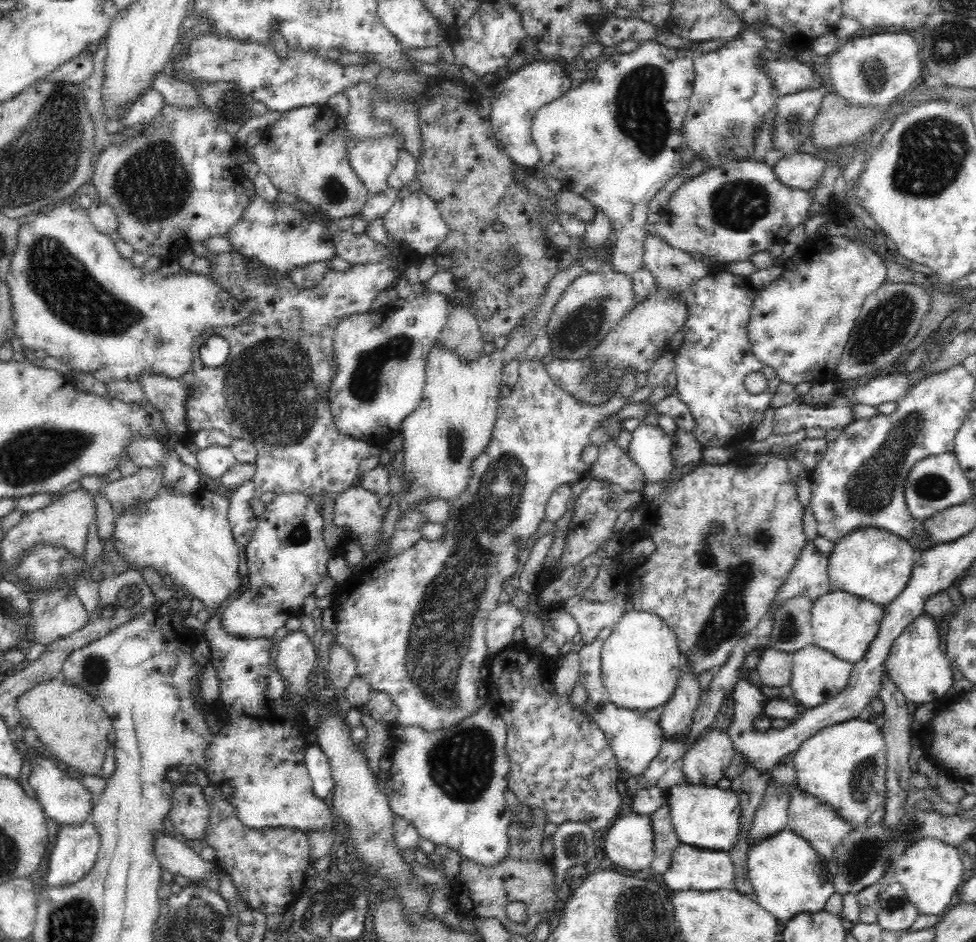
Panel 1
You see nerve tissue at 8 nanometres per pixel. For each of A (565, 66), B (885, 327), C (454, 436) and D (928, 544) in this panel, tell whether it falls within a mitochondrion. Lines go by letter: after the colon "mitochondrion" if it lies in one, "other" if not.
A: other
B: mitochondrion
C: mitochondrion
D: other

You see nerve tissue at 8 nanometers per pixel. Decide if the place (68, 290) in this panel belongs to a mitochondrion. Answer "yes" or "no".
yes

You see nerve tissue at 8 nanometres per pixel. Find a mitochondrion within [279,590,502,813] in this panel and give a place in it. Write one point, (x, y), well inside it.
(461, 763)

